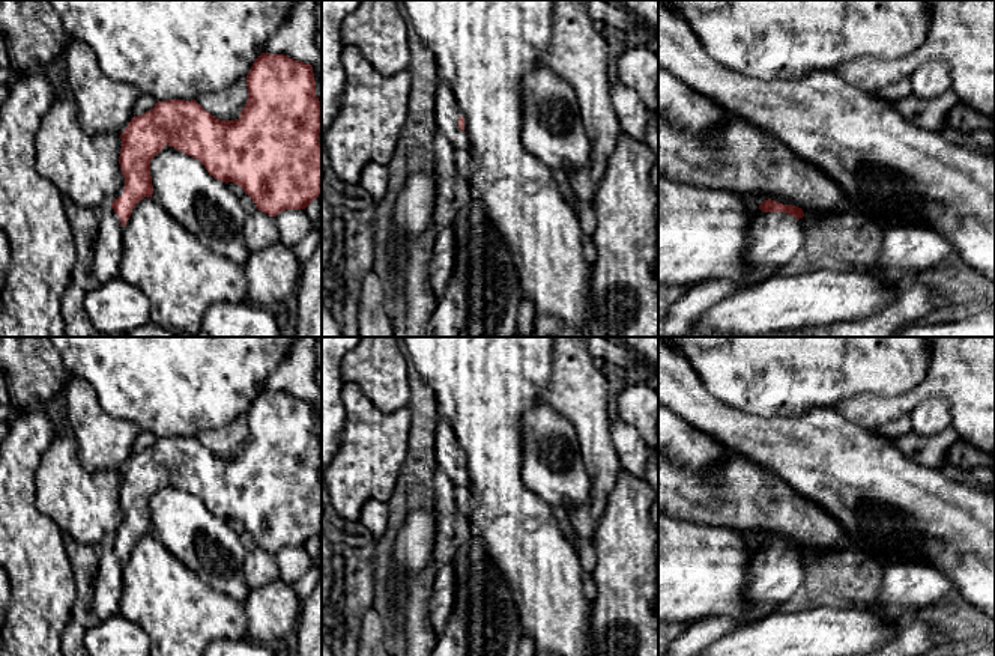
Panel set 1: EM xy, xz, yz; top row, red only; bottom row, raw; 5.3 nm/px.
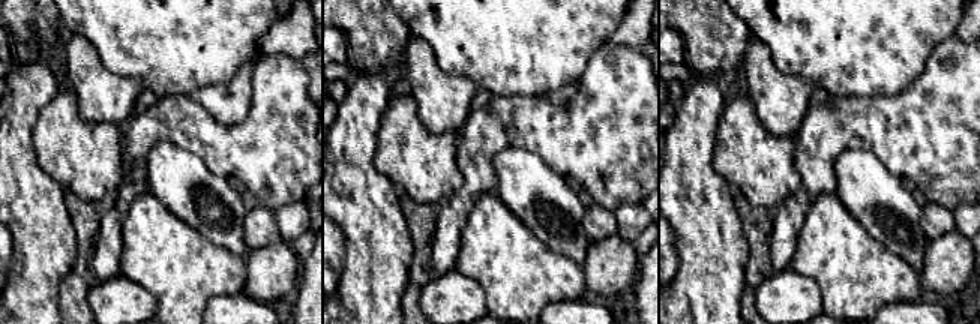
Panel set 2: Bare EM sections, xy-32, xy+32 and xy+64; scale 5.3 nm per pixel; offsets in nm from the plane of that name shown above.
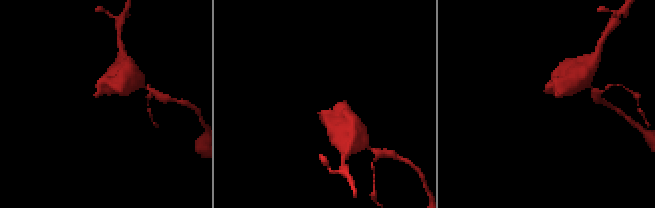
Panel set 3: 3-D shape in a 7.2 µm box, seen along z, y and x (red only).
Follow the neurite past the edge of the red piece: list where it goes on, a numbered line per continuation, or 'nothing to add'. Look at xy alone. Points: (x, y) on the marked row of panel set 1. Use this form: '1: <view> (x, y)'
1: xy (108, 244)

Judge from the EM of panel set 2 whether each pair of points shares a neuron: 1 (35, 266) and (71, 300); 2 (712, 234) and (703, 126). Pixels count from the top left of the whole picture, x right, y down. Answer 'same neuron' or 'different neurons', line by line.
1: different neurons
2: same neuron

